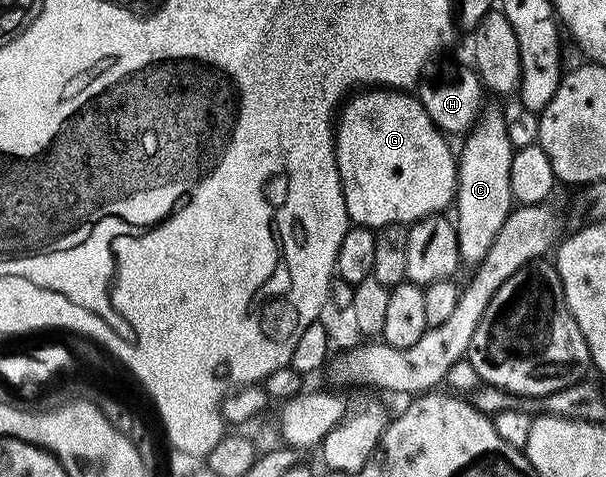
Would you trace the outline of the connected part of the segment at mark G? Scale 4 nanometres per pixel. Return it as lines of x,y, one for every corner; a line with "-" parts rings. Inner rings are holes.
367,87
352,92
338,110
335,167
343,184
346,216
356,225
374,230
383,225
410,226
422,217
442,214
455,200
456,150
429,119
418,96
409,94

